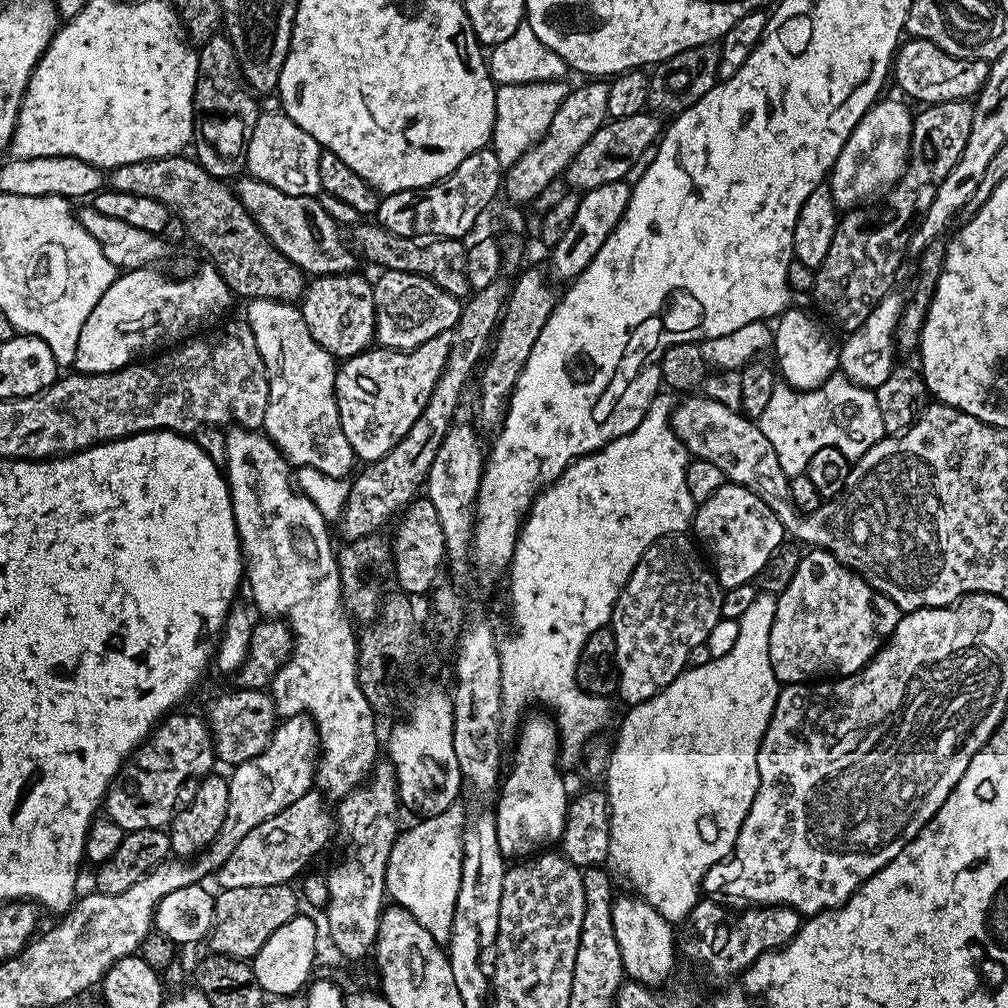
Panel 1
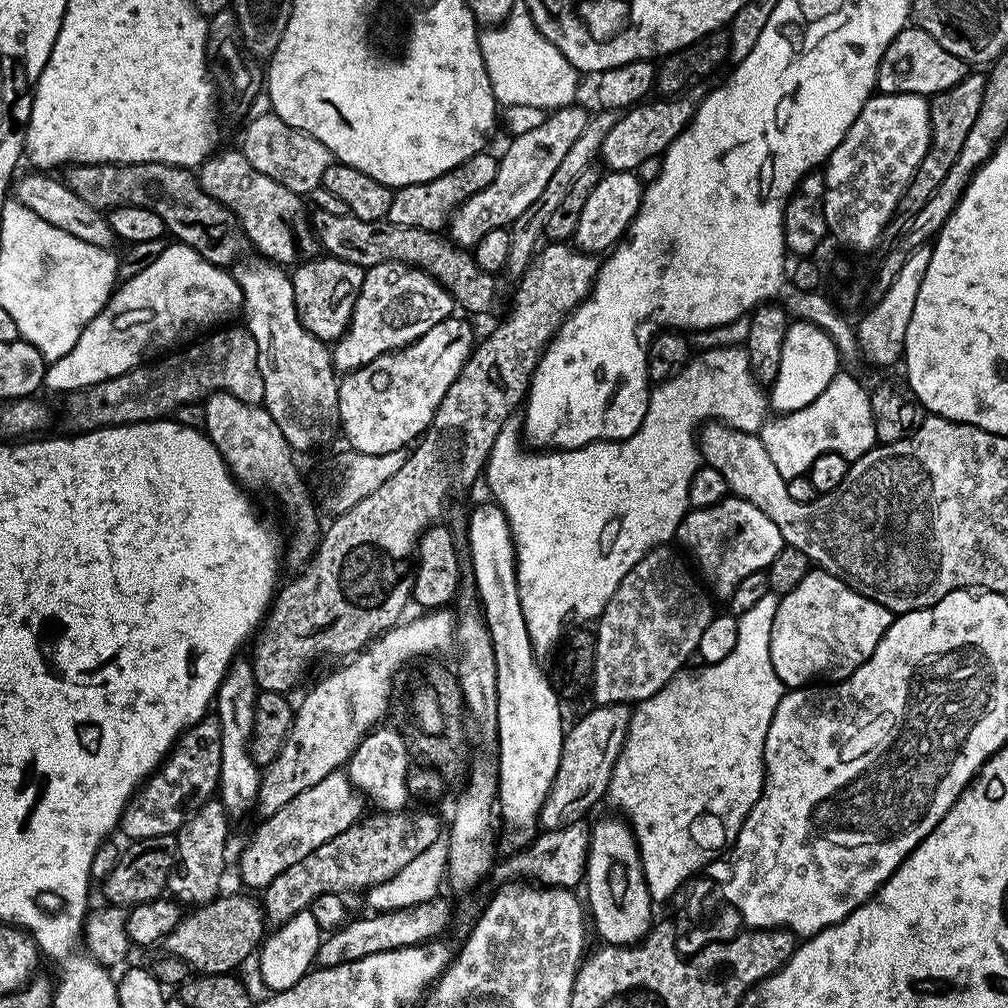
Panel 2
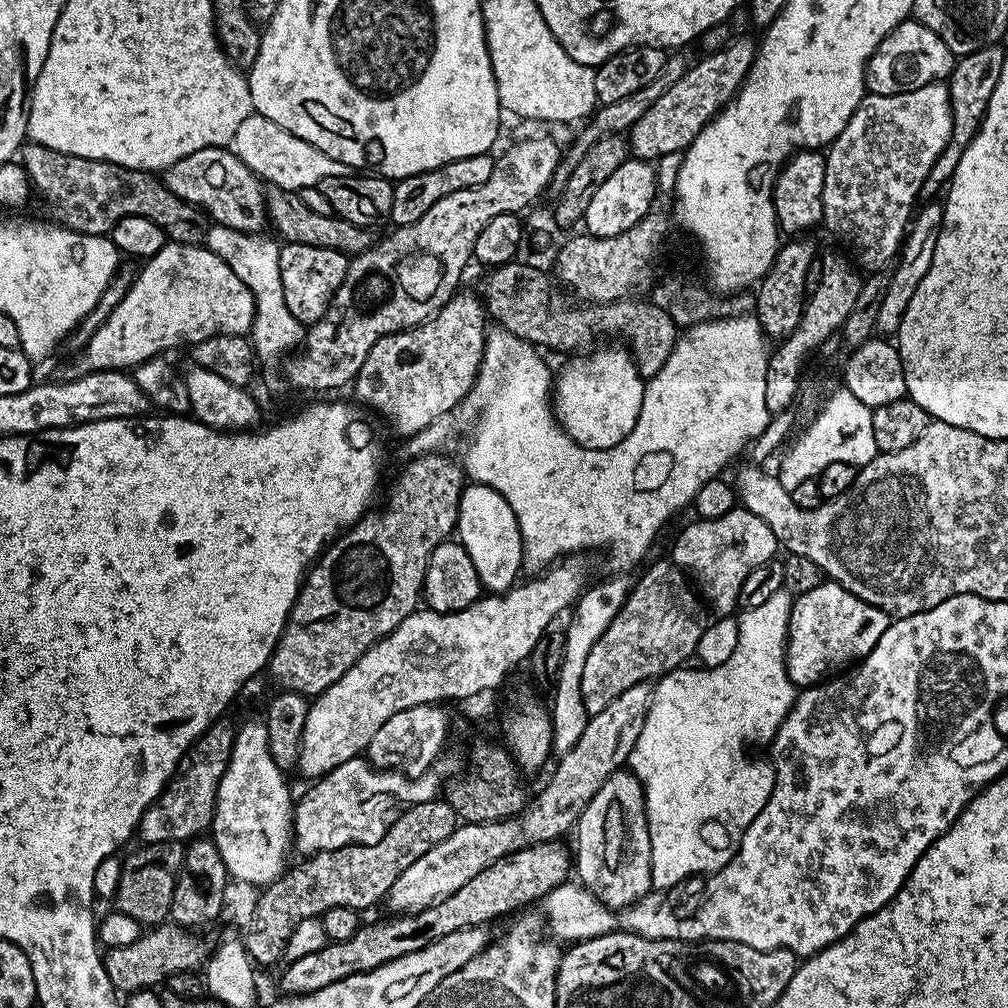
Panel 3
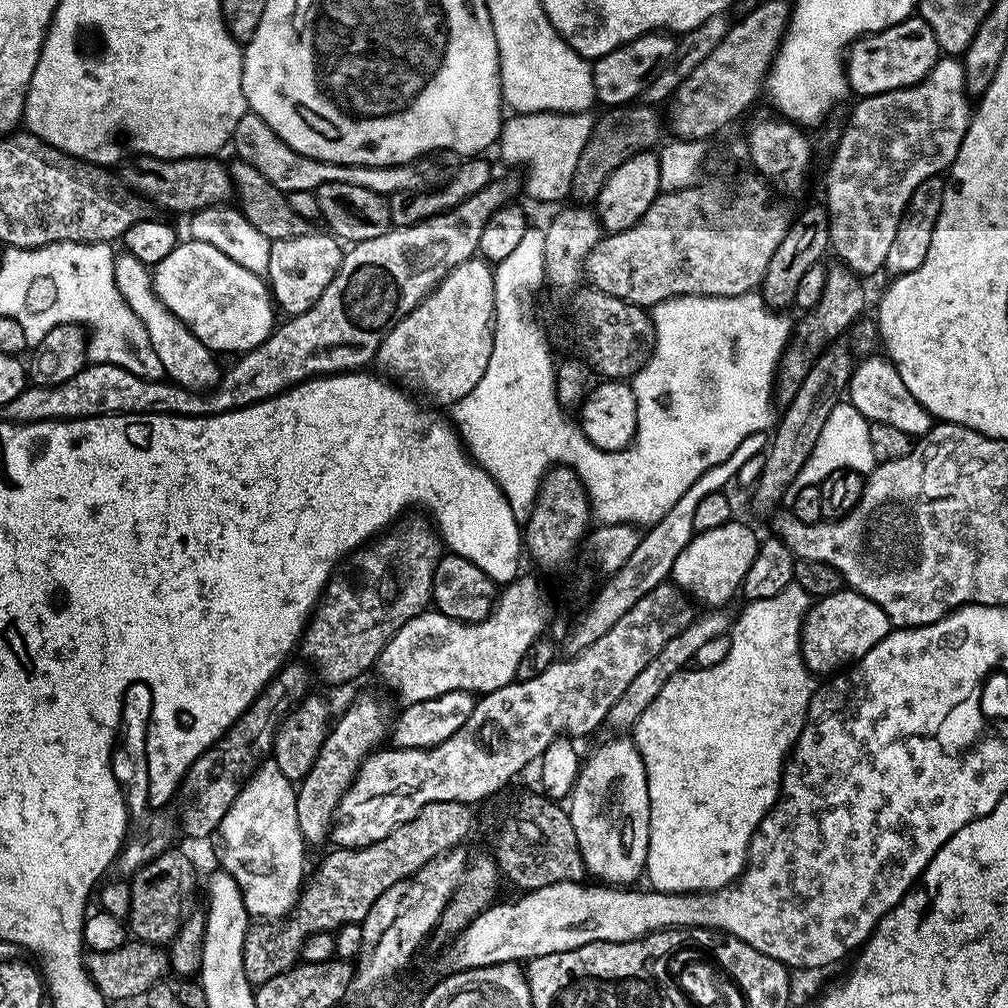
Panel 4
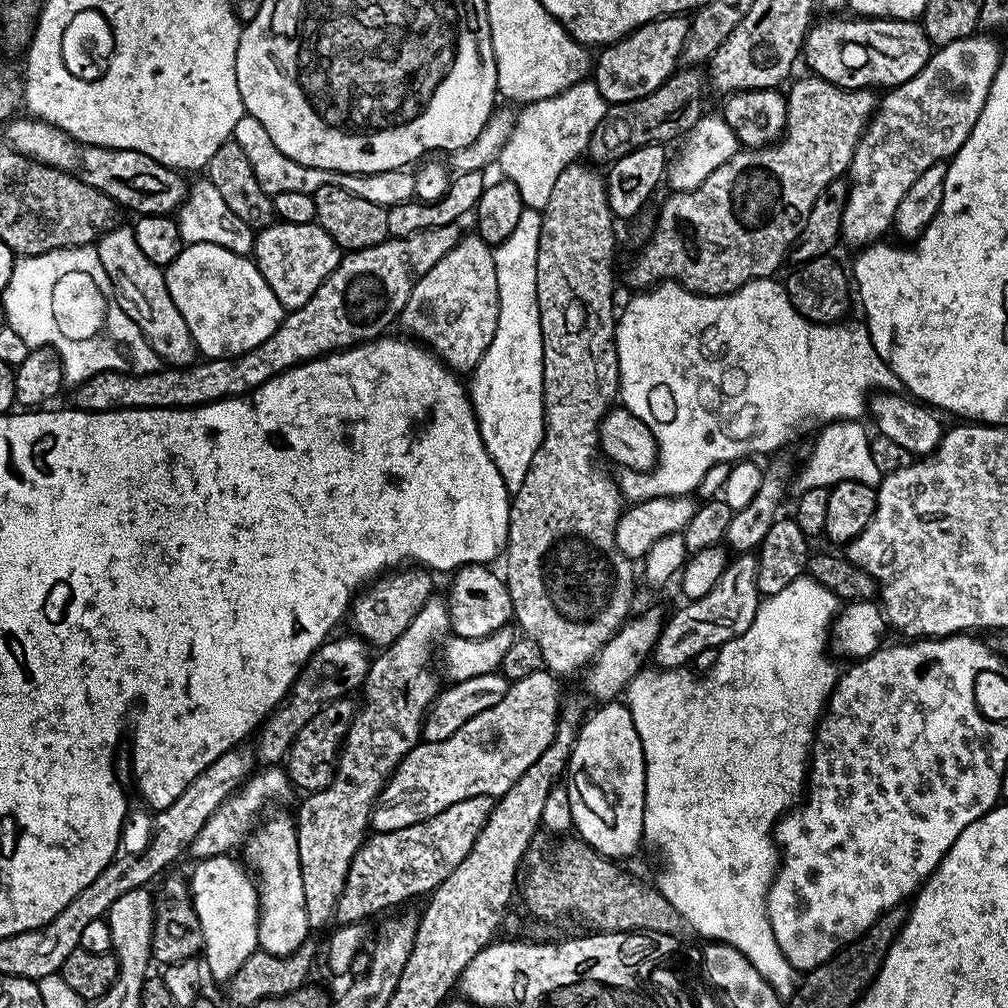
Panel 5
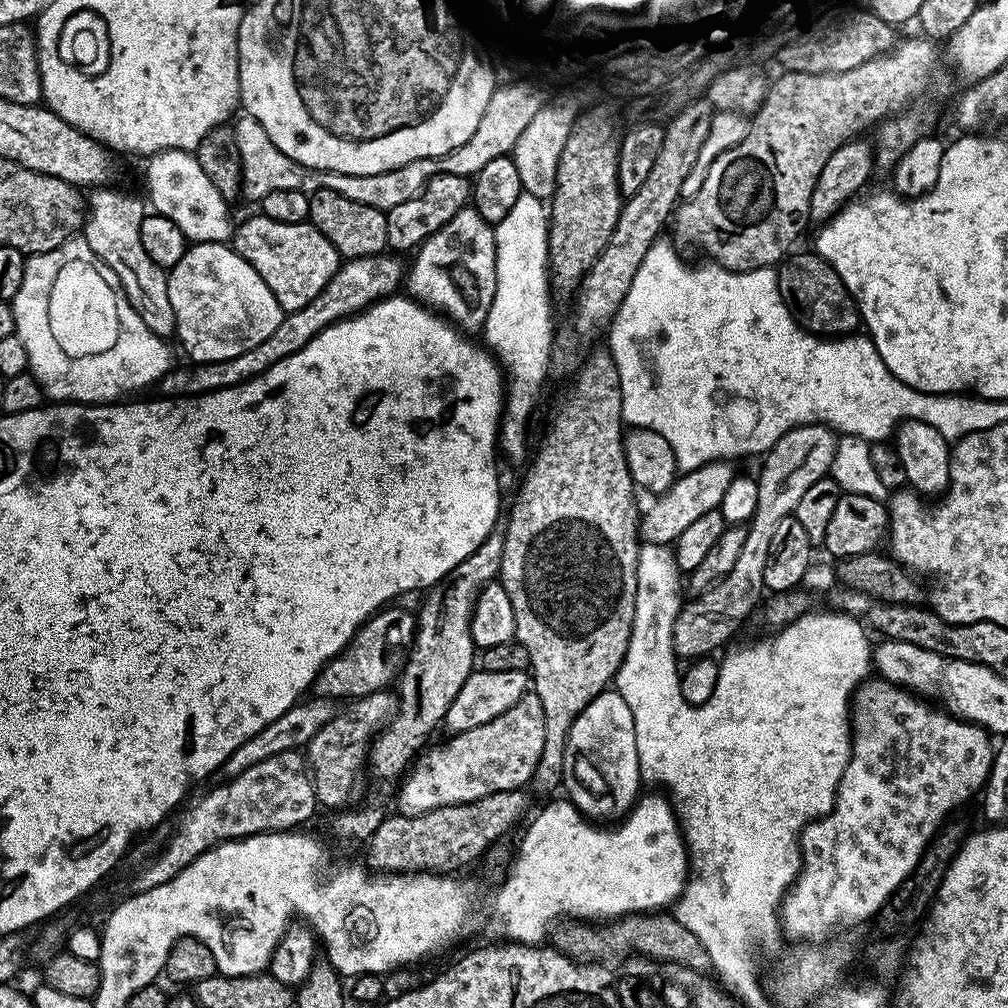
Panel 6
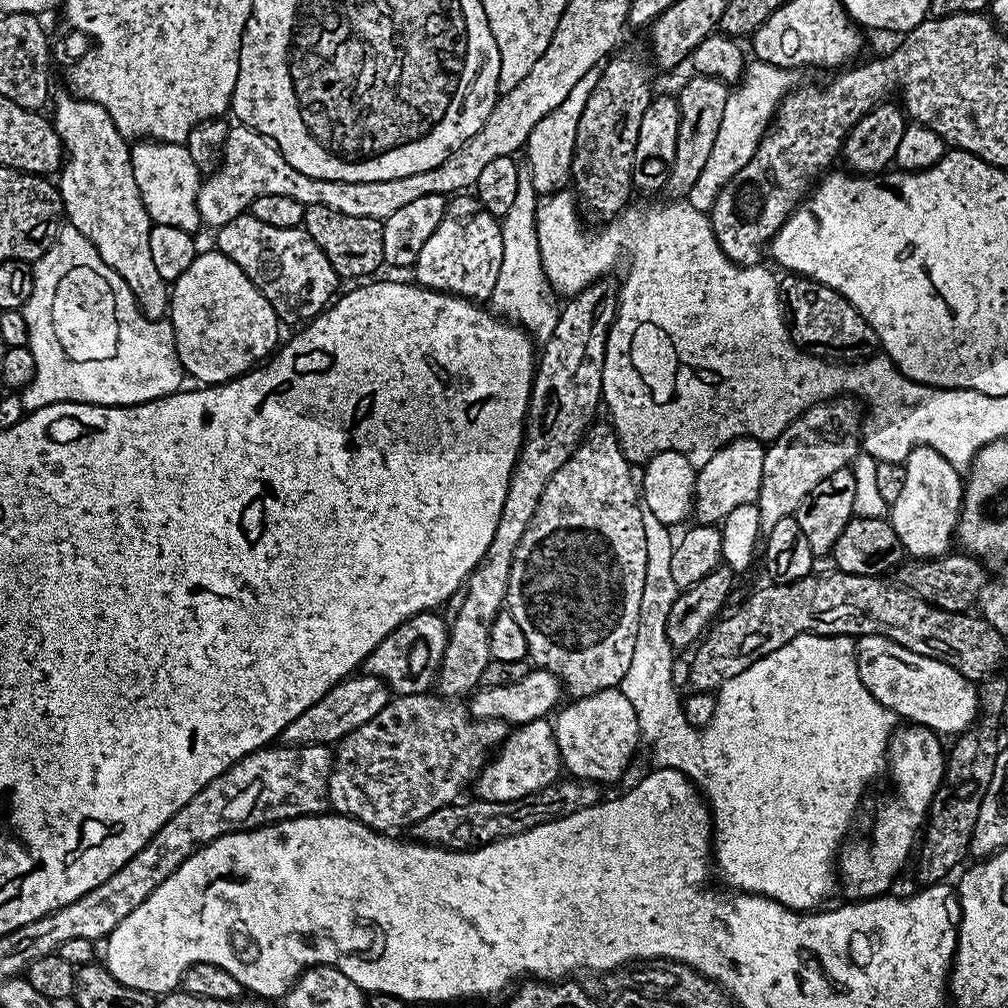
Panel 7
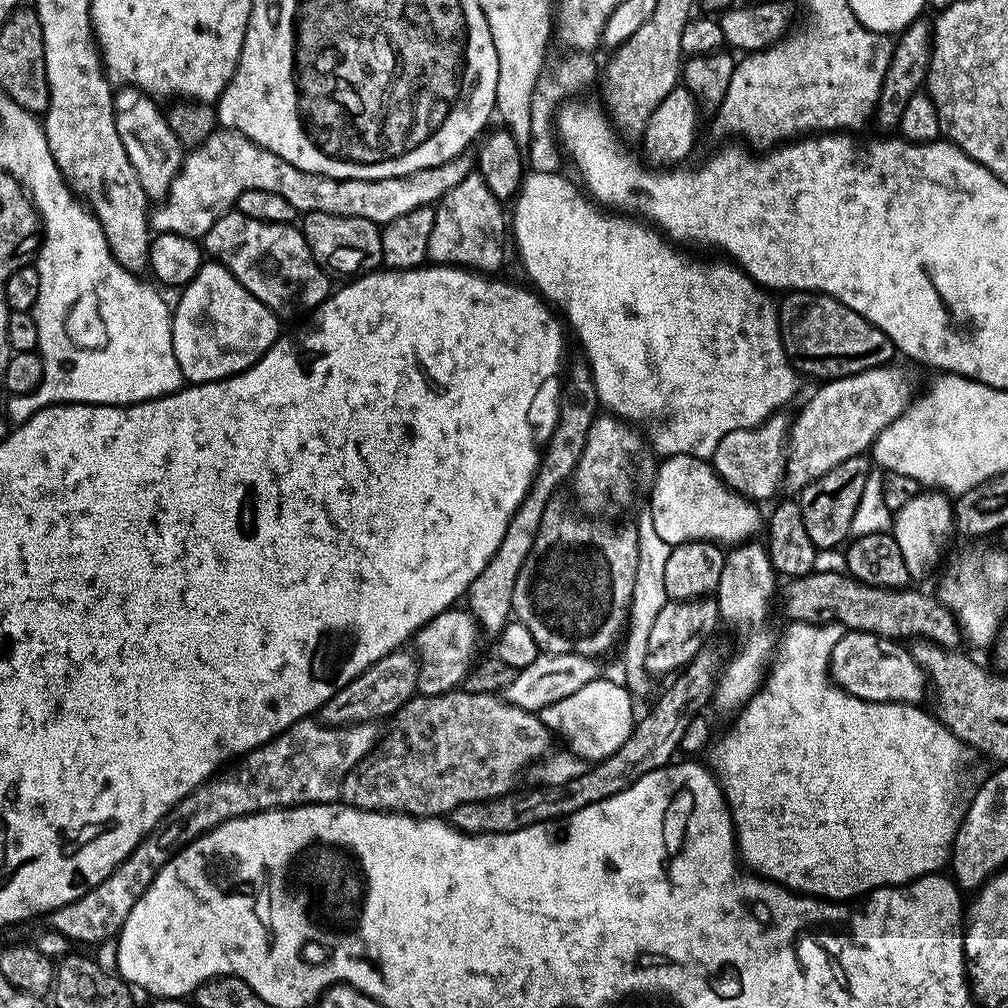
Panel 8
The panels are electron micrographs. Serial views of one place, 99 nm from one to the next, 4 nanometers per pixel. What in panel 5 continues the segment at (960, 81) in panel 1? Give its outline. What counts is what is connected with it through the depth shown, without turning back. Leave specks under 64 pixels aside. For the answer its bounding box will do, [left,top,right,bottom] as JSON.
[802,18,934,90]

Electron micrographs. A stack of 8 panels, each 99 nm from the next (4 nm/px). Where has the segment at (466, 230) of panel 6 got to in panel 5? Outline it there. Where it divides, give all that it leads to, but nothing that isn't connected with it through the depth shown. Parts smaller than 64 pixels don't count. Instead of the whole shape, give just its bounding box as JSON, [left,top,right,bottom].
[398,234,499,374]

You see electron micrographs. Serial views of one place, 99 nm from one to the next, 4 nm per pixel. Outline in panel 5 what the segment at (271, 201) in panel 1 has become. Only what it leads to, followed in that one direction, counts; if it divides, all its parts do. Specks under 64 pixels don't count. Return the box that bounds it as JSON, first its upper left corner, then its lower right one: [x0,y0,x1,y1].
[2,119,190,216]

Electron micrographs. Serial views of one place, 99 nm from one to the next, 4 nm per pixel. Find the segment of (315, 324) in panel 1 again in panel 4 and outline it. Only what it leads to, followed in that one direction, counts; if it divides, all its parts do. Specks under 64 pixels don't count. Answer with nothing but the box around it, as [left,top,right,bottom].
[266,230,345,316]

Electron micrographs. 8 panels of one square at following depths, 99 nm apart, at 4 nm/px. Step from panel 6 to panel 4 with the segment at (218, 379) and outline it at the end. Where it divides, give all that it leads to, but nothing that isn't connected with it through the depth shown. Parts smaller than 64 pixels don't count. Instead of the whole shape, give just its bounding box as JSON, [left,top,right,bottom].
[2,179,516,424]

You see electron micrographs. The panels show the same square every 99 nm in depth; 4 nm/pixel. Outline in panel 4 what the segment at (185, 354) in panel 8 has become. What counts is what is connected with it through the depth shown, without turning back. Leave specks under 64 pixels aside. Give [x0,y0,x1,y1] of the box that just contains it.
[152,240,278,354]

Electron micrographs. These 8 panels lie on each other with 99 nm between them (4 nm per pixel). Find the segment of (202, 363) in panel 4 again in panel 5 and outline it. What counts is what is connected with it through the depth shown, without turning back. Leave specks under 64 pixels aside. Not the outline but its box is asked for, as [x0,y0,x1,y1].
[94,226,198,368]

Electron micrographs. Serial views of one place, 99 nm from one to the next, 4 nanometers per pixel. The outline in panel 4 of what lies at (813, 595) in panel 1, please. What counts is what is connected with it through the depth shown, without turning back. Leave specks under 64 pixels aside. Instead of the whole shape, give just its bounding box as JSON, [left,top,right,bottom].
[800,590,892,674]

